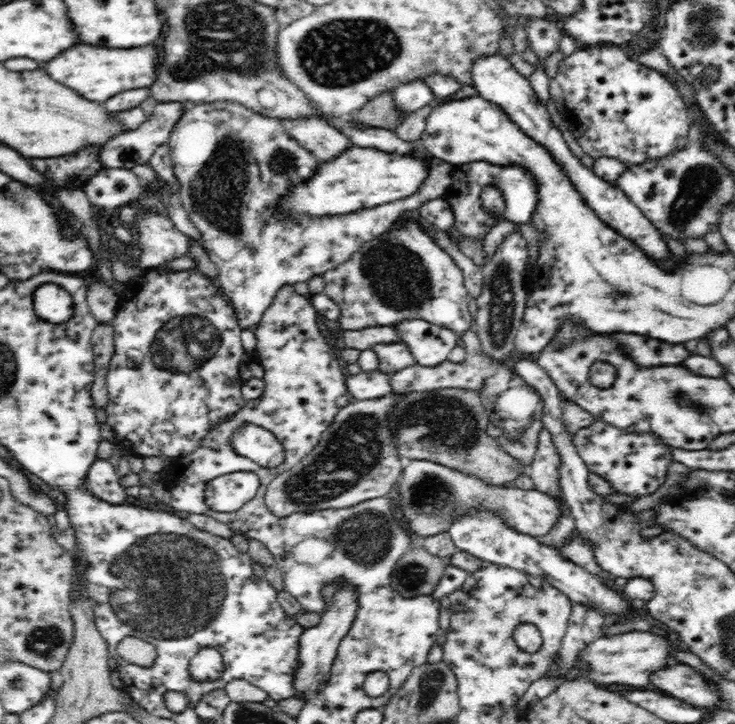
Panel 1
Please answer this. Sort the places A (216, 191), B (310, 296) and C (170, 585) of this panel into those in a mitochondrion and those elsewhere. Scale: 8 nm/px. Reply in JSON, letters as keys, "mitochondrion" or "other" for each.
{"A":"mitochondrion","B":"other","C":"mitochondrion"}

